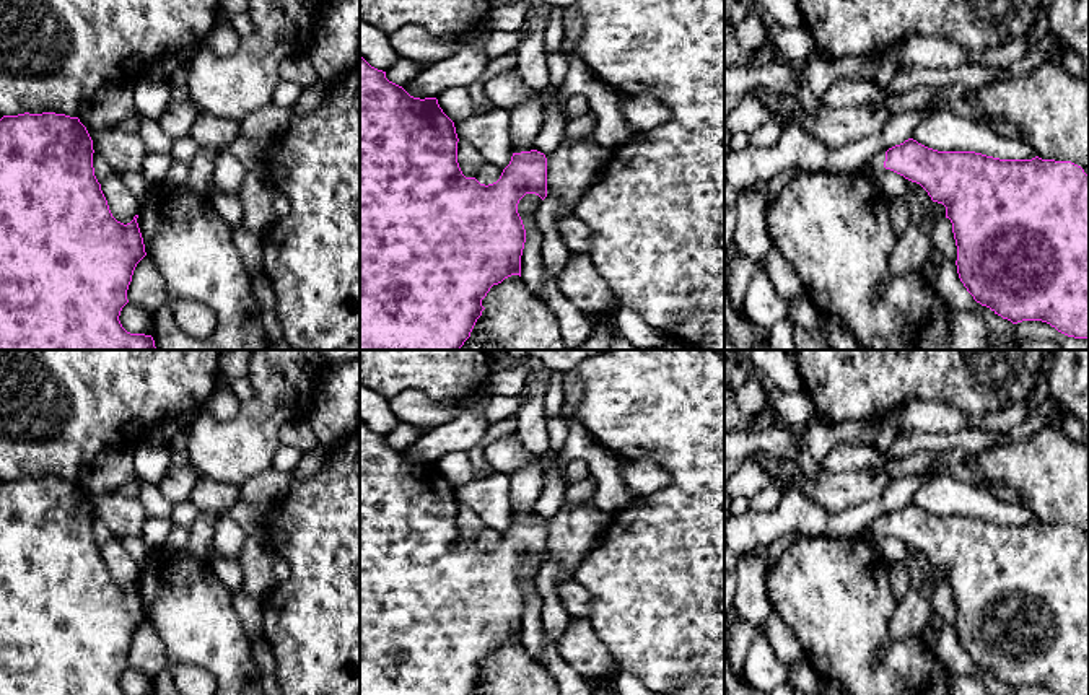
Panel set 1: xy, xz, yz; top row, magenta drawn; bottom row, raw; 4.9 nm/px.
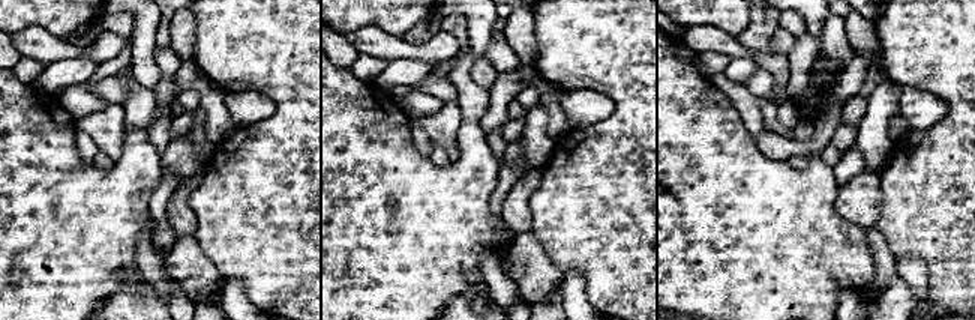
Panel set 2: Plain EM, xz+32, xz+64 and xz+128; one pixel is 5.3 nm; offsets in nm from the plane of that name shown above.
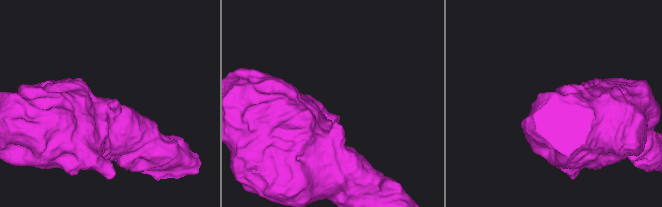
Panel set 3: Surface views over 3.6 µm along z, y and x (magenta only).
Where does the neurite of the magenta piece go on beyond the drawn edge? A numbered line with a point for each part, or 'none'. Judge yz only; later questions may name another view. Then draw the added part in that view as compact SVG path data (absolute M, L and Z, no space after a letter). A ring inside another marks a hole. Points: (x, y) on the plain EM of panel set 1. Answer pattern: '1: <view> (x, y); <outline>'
1: yz (876, 528); M882 514L882 516L876 518L876 519L868 526L868 529L864 531L864 537L866 537L868 540L882 539L882 537L892 537L890 534L886 534L886 532L884 532L886 516L887 516L887 514Z

